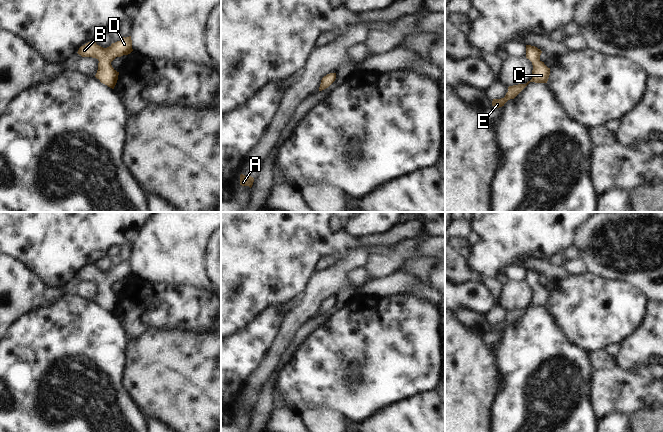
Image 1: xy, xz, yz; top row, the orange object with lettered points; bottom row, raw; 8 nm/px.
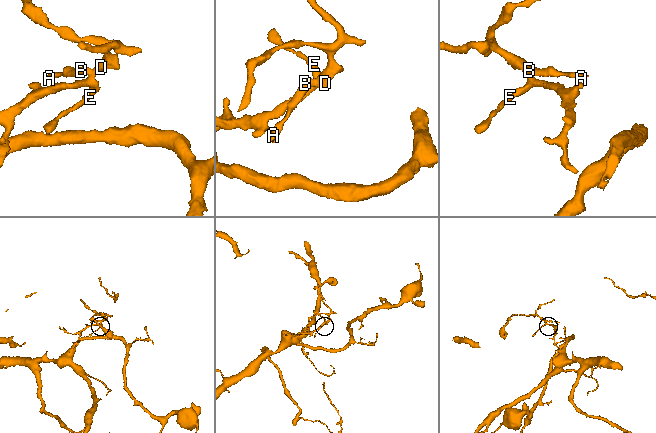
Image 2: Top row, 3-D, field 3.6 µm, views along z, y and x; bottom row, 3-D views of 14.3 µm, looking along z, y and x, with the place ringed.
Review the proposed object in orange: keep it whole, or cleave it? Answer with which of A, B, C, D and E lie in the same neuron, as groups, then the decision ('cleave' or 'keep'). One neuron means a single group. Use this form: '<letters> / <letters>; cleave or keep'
A B C D E; keep

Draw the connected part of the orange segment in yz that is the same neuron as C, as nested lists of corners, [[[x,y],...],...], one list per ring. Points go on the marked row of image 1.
[[[526,45],[526,58],[529,59],[533,65],[532,79],[526,84],[509,86],[505,97],[501,99],[493,99],[492,106],[497,108],[504,106],[508,100],[514,99],[530,82],[547,83],[550,75],[550,68],[540,60],[541,53],[542,51],[537,47]]]

